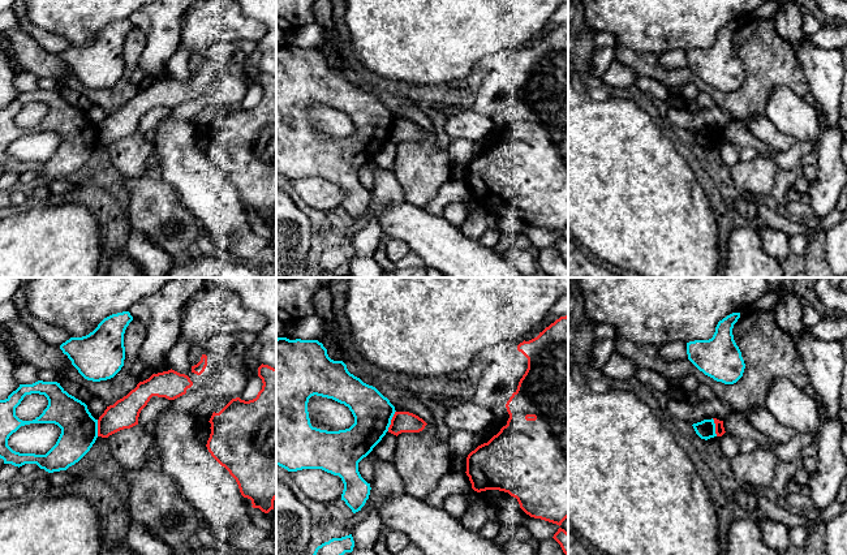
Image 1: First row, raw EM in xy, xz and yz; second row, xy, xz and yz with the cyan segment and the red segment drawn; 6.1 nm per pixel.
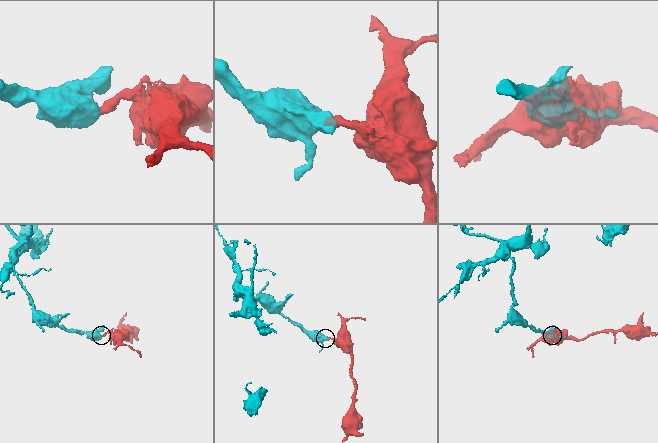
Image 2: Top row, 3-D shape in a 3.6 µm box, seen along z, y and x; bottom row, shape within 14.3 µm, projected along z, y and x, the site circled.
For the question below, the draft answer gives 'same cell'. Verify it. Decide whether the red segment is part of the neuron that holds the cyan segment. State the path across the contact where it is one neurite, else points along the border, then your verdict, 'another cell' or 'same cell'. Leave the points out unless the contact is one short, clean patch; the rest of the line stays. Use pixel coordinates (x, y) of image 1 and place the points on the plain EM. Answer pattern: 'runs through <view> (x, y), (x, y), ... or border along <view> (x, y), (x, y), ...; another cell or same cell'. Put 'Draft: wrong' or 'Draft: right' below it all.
border along xz (395, 119), (387, 138); another cell
Draft: wrong

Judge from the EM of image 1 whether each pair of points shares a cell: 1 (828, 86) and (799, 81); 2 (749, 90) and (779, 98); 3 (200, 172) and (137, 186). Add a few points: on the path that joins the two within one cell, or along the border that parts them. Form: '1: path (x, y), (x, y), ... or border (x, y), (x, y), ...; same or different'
1: border (794, 54), (809, 91); different
2: border (800, 95), (777, 86), (765, 115); different
3: border (159, 176), (173, 188), (183, 203); different

